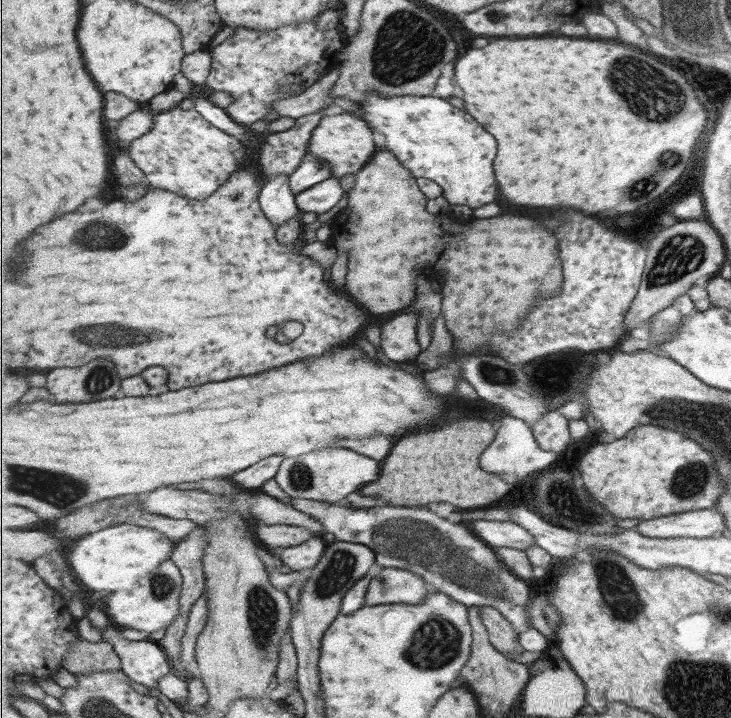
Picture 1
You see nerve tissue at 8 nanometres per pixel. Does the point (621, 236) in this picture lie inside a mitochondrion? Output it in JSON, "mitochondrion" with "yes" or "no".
{"mitochondrion":"no"}

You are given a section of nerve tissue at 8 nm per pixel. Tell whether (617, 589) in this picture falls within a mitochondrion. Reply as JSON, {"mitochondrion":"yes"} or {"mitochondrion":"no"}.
{"mitochondrion":"yes"}

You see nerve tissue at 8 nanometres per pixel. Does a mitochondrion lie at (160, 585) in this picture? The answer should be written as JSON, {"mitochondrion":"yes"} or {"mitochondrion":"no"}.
{"mitochondrion":"yes"}

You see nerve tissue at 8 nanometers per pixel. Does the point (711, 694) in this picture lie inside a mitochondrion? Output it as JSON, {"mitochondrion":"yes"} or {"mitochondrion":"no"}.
{"mitochondrion":"yes"}

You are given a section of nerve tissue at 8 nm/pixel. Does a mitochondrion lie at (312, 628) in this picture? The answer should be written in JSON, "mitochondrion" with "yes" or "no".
{"mitochondrion":"no"}

